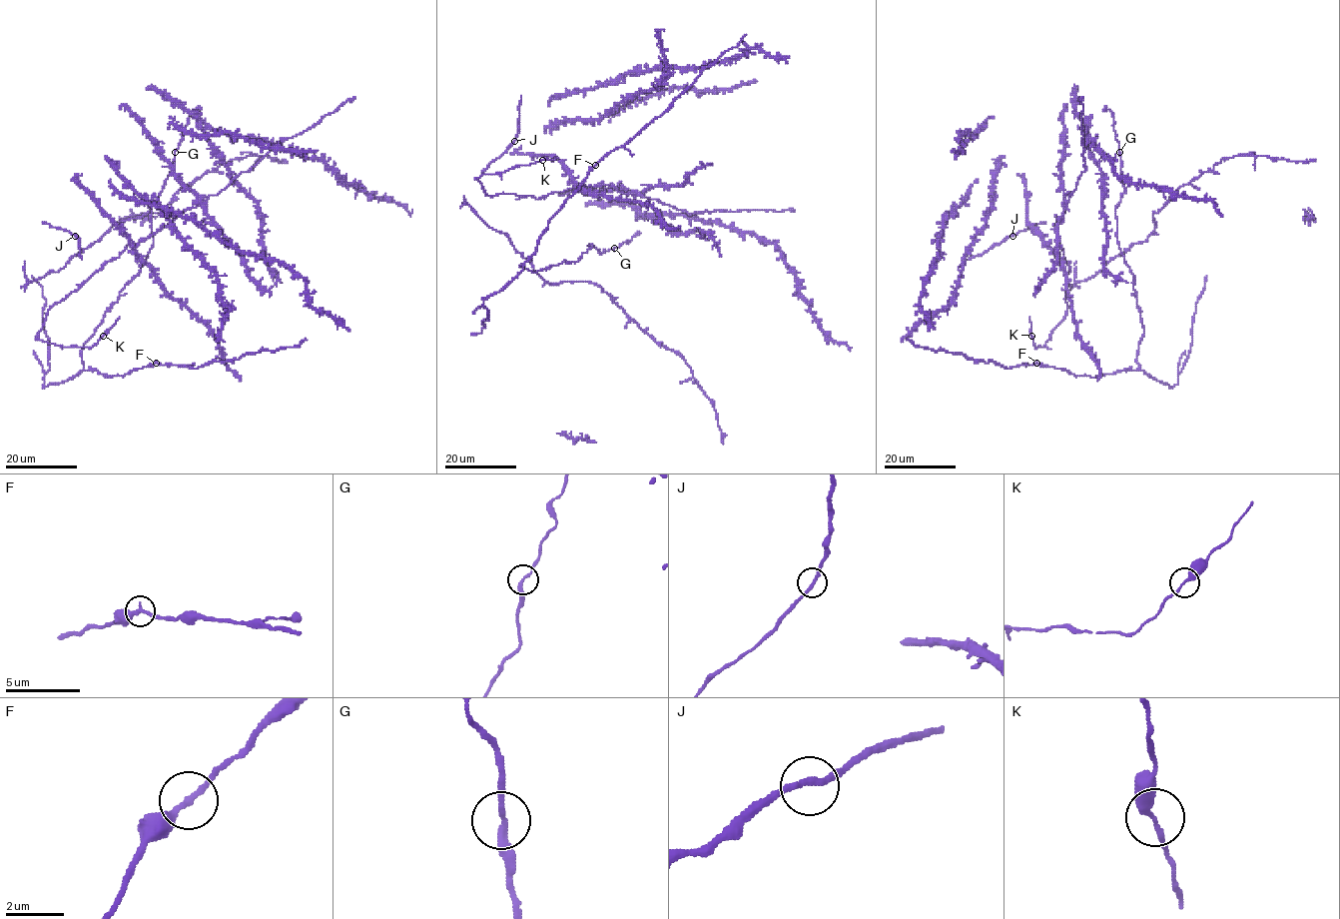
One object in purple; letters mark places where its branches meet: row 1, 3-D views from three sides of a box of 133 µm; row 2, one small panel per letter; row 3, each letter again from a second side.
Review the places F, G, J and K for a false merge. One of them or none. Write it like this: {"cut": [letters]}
{"cut": []}

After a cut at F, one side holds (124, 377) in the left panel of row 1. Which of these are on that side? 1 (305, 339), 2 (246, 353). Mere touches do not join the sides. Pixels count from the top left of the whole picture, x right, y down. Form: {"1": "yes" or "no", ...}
{"1": "no", "2": "no"}

